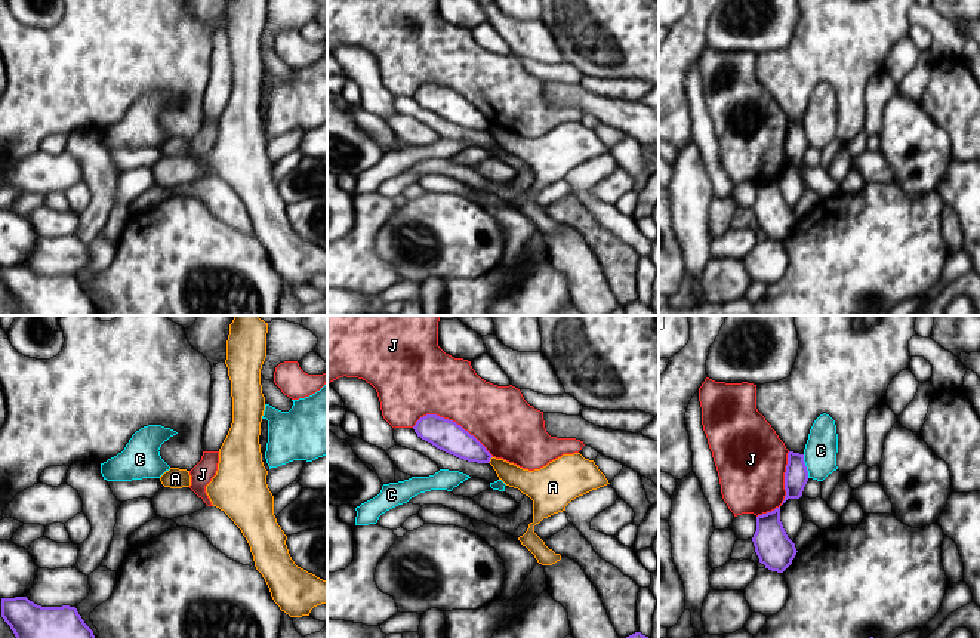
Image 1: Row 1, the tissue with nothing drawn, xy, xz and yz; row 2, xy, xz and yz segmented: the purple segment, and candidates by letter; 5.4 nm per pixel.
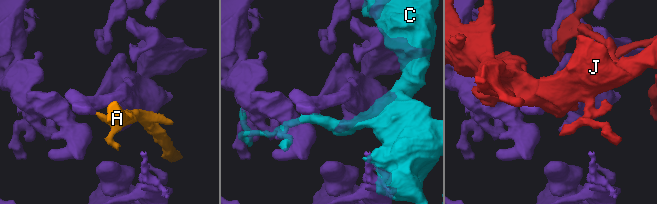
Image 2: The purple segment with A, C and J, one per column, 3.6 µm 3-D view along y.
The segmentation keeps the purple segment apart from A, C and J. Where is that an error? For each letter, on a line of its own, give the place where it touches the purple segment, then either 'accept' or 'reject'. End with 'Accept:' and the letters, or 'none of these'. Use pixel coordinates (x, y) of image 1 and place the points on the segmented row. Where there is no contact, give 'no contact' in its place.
A: xz (490, 458) | reject
C: yz (806, 467) | reject
J: xz (452, 421) | reject
Accept: none of these

